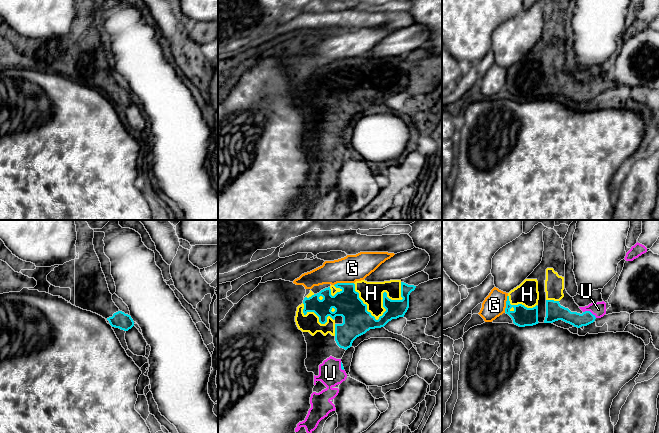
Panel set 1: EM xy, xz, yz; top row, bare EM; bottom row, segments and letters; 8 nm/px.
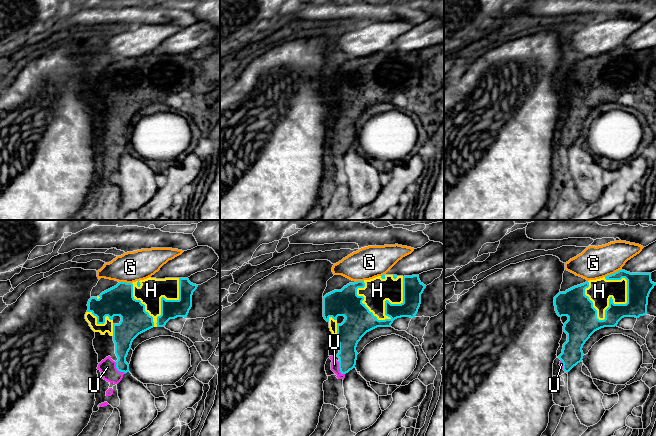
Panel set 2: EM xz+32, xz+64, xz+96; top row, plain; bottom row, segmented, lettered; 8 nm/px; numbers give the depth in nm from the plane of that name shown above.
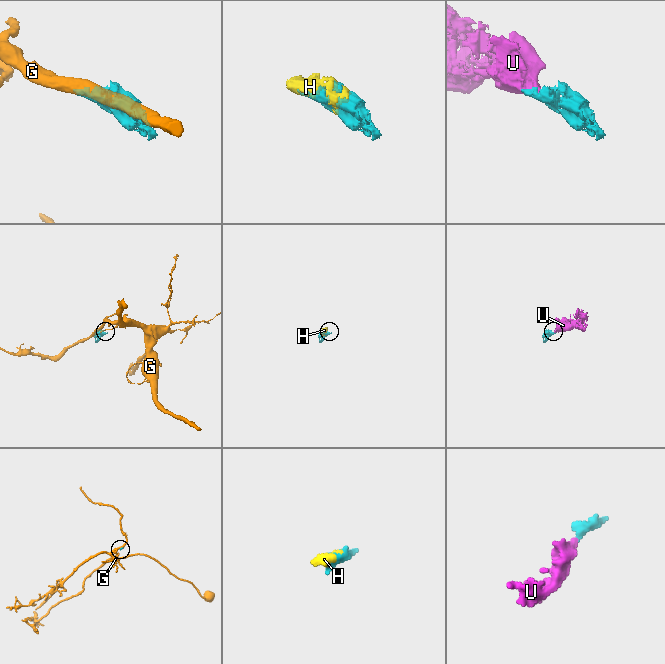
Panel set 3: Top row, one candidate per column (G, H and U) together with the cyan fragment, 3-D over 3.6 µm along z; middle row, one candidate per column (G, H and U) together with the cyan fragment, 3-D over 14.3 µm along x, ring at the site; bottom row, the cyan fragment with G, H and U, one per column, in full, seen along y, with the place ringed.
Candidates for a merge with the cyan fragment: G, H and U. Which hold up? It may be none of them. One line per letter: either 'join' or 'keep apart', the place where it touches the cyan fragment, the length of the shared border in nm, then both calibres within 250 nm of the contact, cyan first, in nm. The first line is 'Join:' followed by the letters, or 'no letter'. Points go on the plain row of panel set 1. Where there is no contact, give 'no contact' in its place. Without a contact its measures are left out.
Join: H, U
G: keep apart; contact xz (343, 59); length 160 nm; calibres 220 and 220 nm
H: join; contact xz (383, 89); length 420 nm; calibres 220 and 190 nm
U: join; contact yz (590, 88); length 120 nm; calibres 120 and 120 nm

